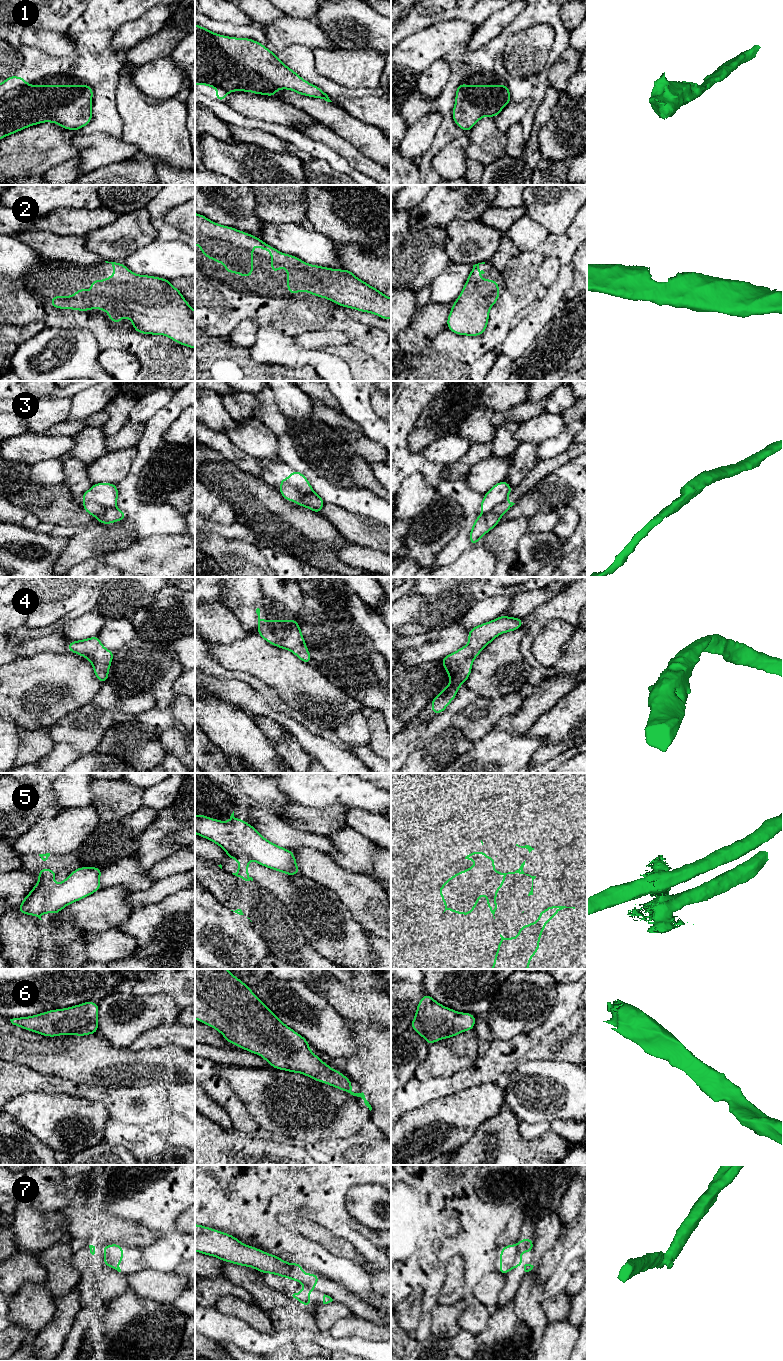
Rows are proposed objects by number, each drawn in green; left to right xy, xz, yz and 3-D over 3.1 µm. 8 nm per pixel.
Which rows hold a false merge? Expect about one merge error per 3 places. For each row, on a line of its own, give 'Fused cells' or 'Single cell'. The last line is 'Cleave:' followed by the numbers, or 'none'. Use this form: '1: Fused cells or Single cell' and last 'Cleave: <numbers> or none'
1: Single cell
2: Single cell
3: Fused cells
4: Single cell
5: Fused cells
6: Single cell
7: Fused cells
Cleave: 3, 5, 7

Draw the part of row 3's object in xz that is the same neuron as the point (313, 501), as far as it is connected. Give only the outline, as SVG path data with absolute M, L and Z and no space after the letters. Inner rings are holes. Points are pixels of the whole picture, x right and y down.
M290 485L280 486L279 491L286 501L290 502L293 499L294 504L309 508L317 514L322 510L325 503L323 498L315 492L303 495L295 487Z

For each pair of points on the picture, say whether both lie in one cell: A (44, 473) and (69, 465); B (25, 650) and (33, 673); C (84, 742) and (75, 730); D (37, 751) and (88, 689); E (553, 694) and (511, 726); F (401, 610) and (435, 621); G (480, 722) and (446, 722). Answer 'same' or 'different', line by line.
A: different
B: different
C: same
D: different
E: same
F: same
G: same

